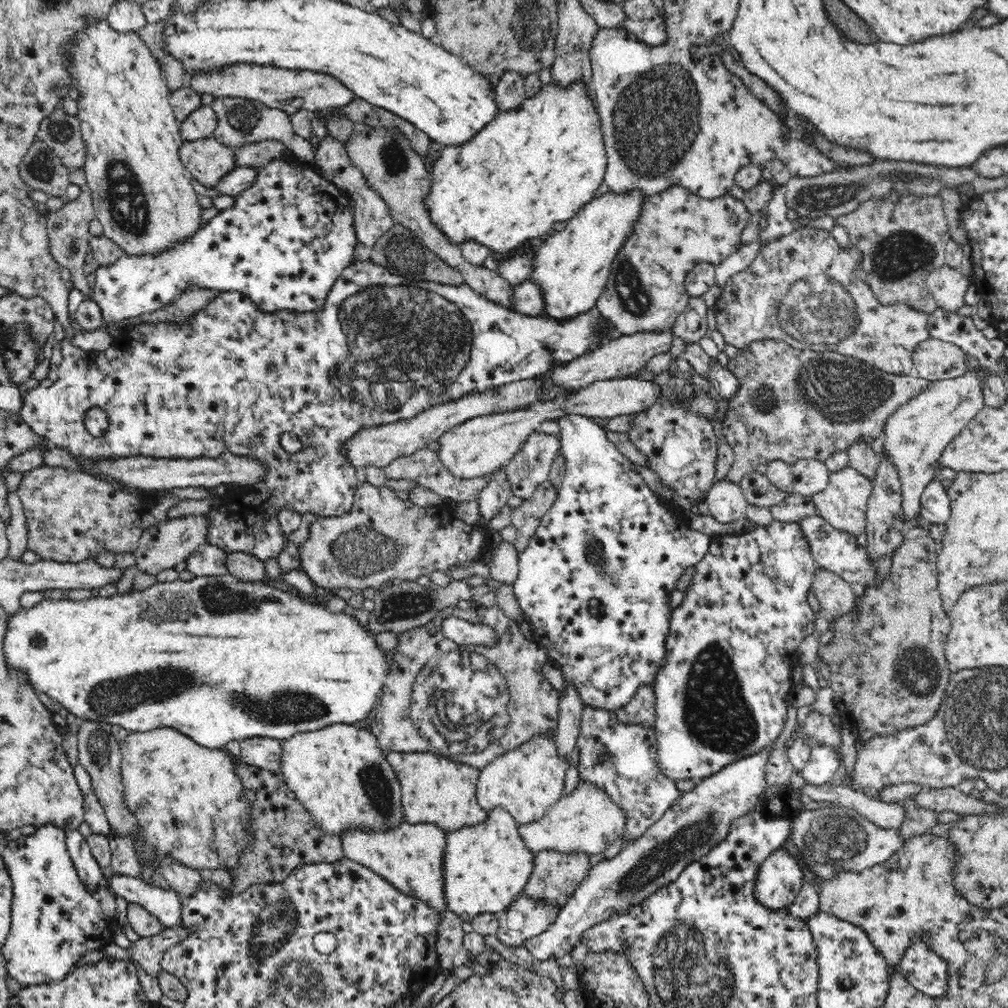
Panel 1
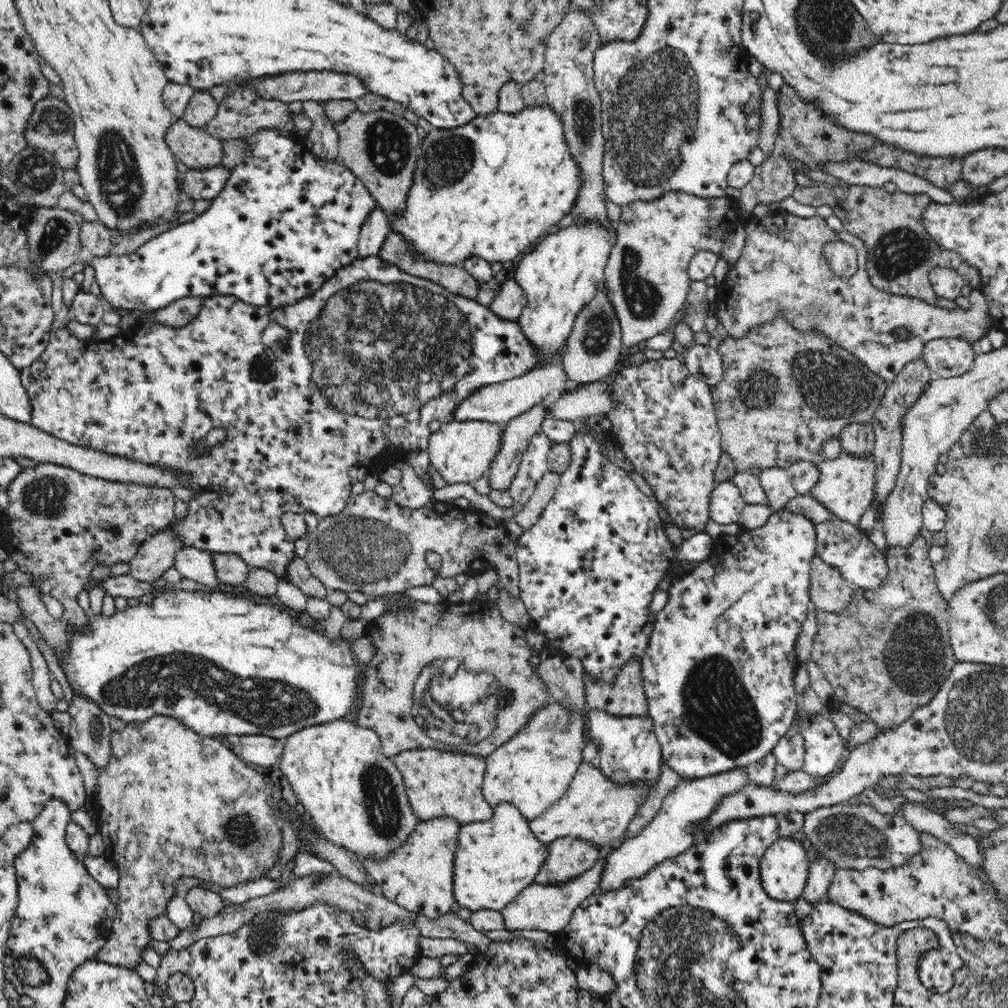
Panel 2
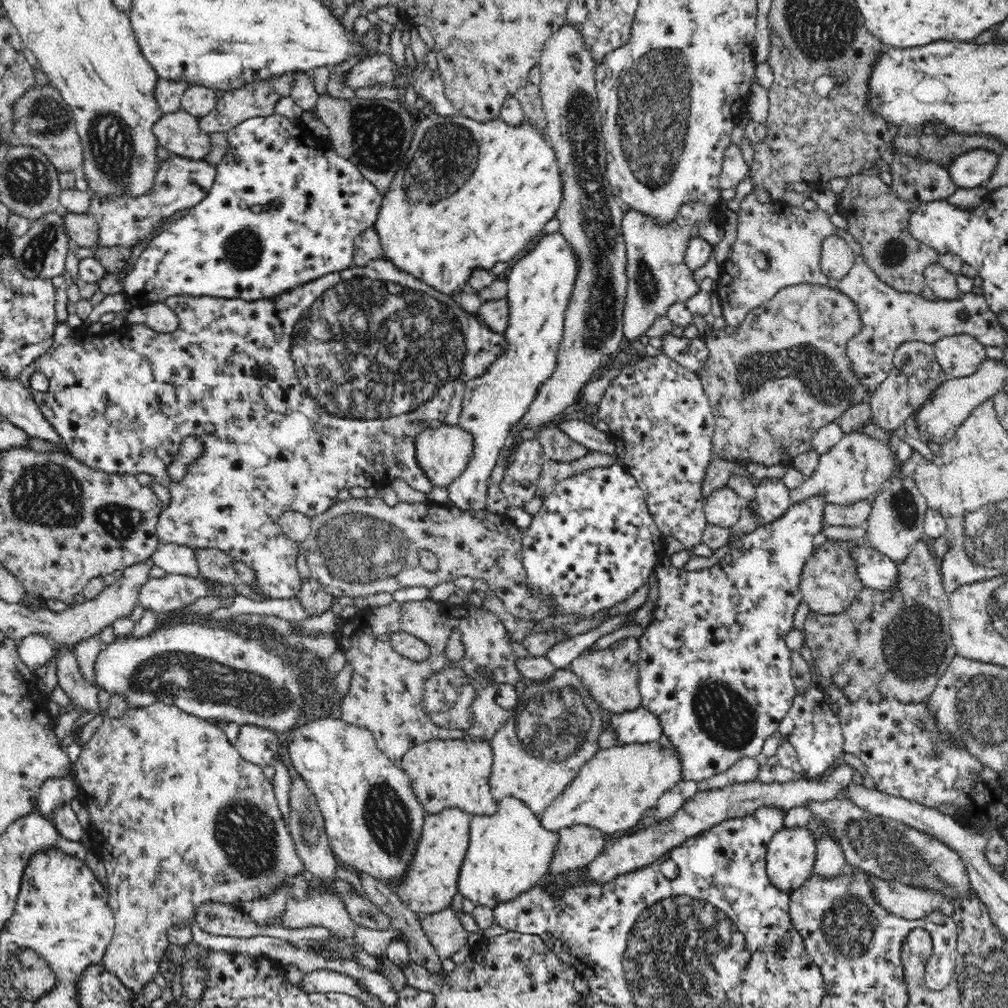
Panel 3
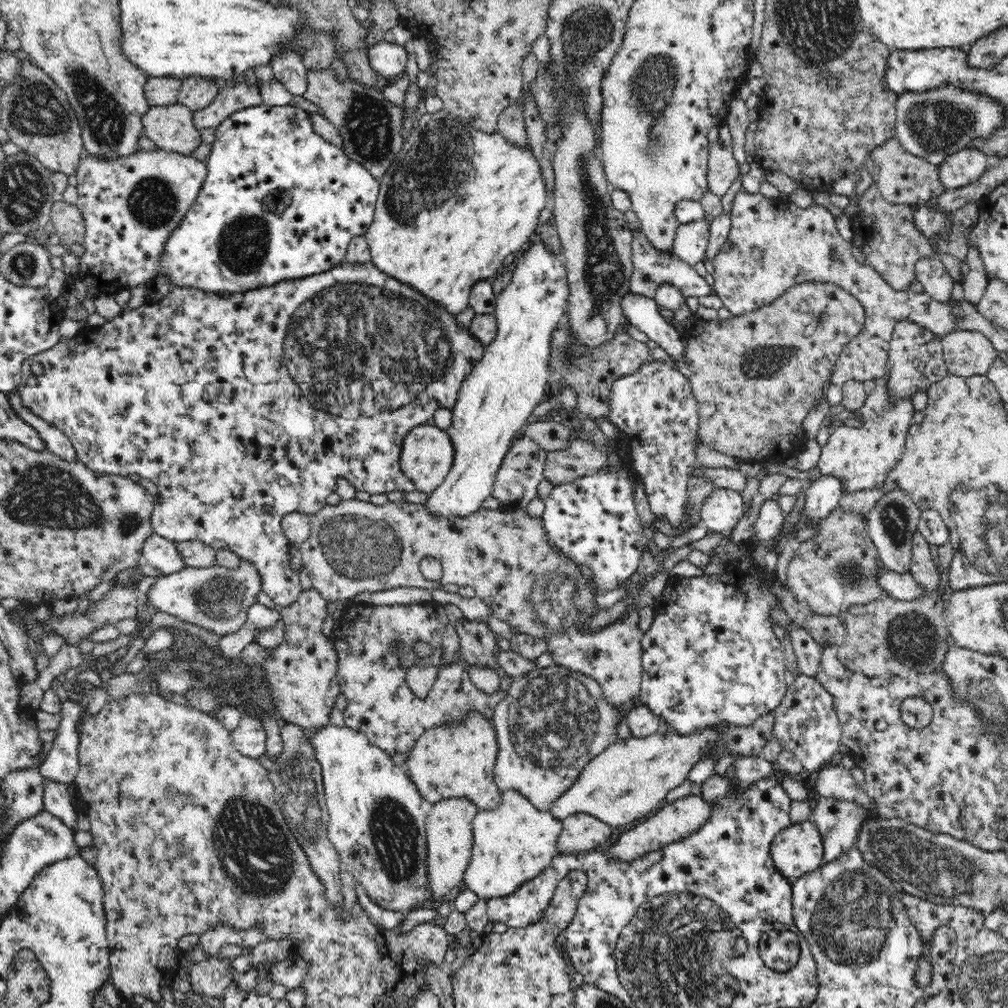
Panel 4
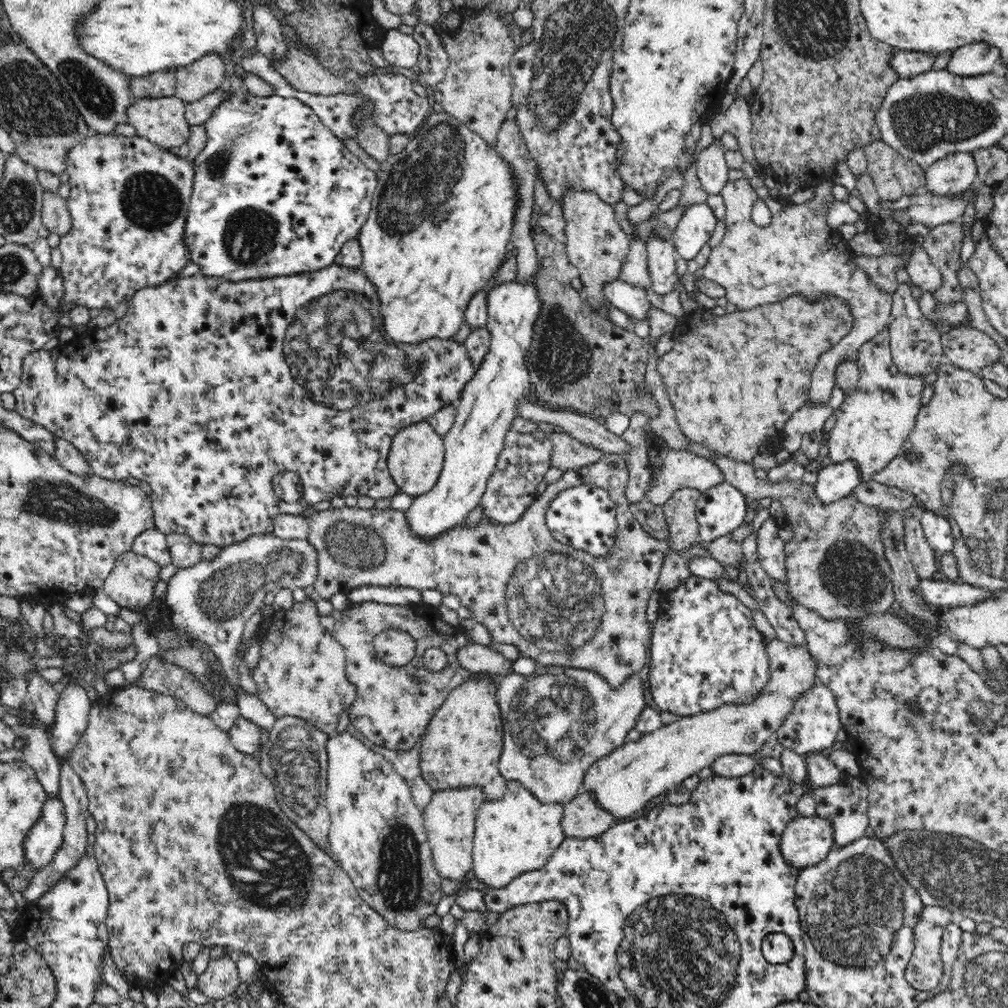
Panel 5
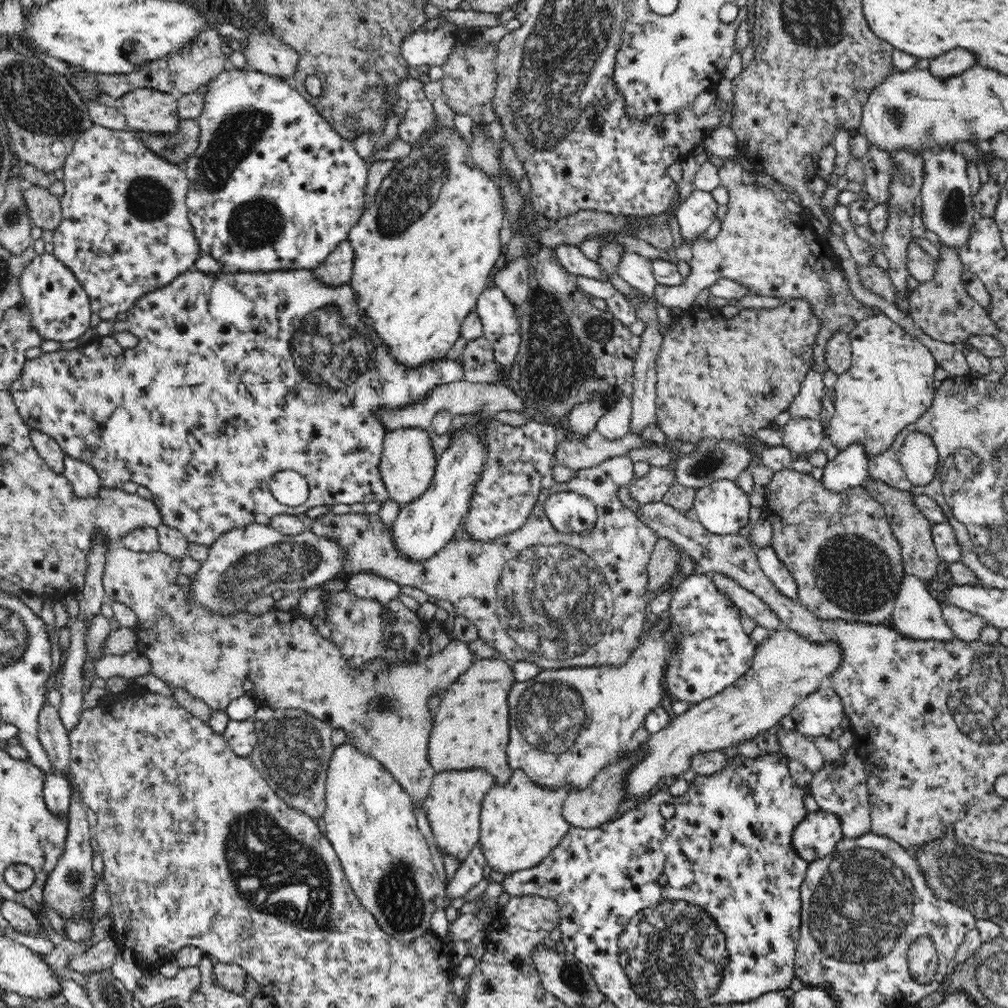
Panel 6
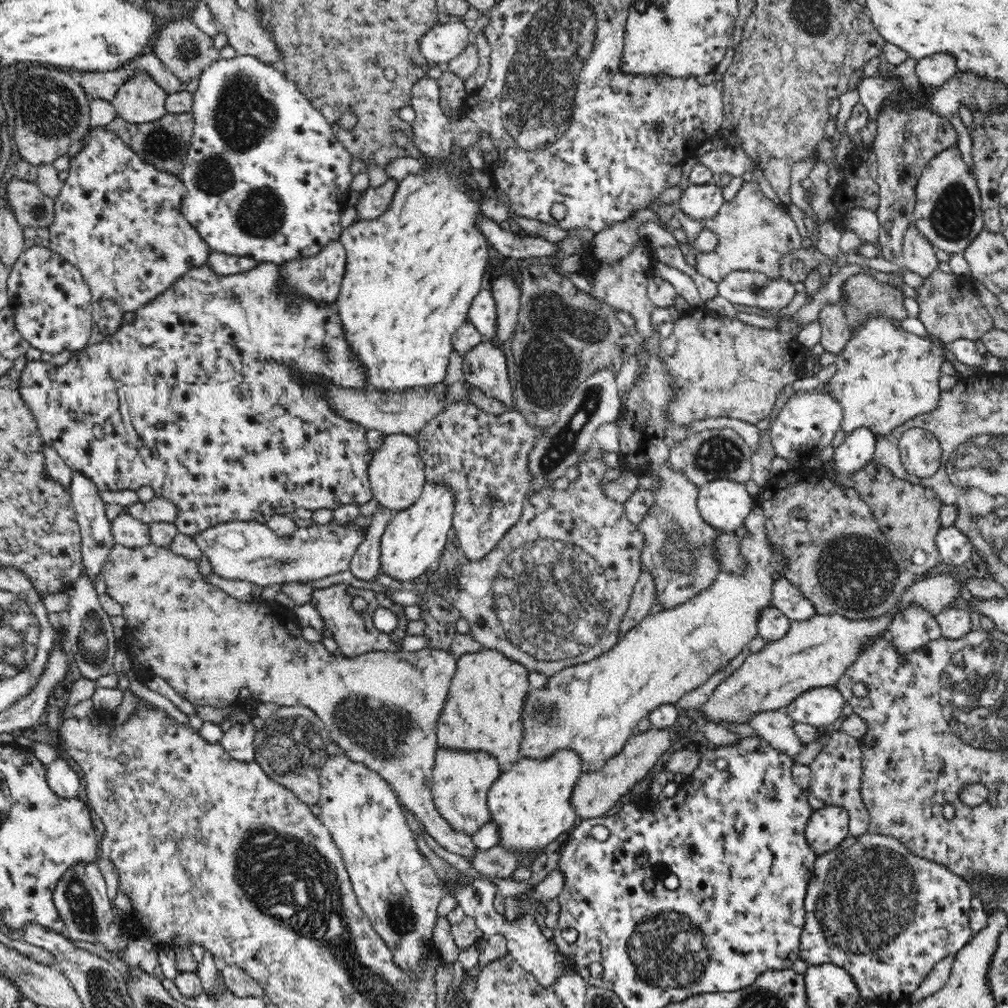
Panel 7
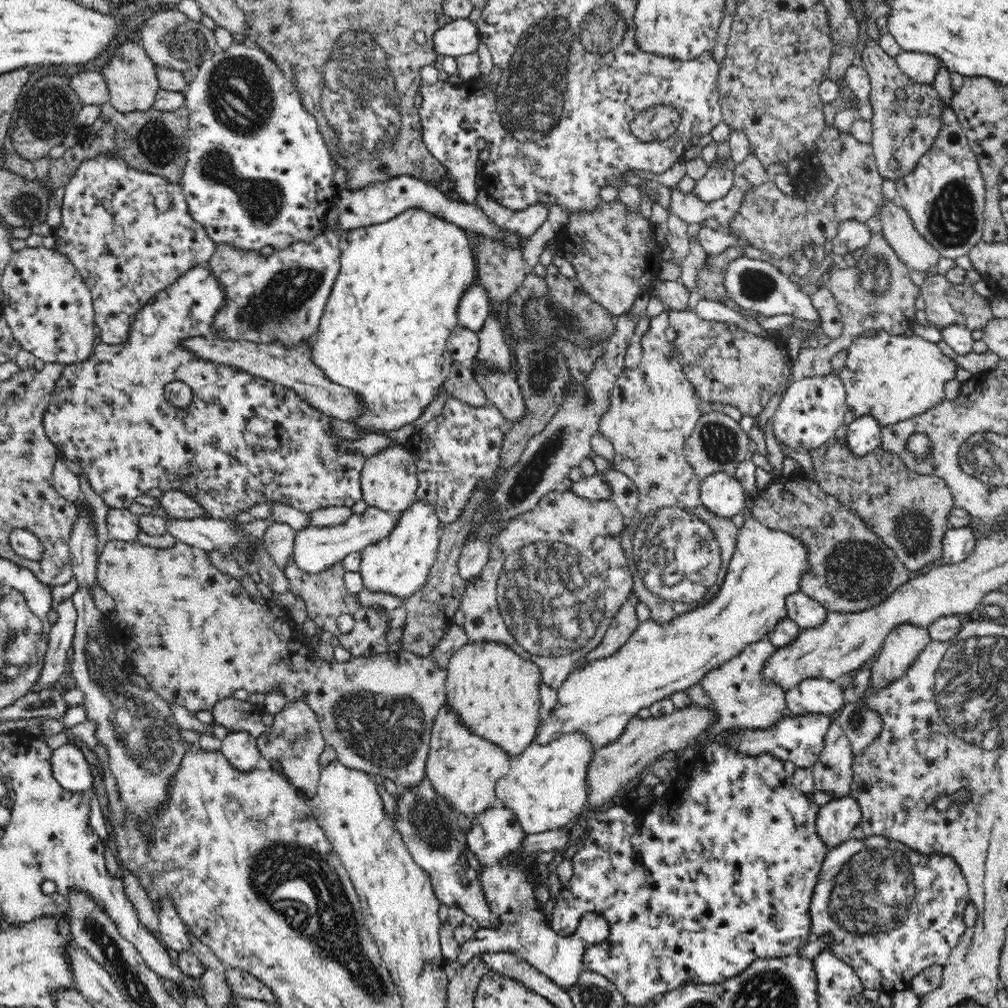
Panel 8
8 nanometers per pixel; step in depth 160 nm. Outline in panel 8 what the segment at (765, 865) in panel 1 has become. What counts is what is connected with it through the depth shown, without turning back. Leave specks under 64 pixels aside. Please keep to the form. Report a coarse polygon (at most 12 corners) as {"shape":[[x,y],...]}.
{"shape":[[851,795],[820,806],[816,832],[833,848],[852,838],[861,818]]}

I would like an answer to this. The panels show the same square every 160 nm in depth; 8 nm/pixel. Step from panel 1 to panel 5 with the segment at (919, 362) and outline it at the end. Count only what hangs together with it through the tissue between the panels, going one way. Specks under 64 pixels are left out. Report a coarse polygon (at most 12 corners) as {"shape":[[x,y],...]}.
{"shape":[[970,326],[941,333],[945,361],[980,373],[1000,349]]}

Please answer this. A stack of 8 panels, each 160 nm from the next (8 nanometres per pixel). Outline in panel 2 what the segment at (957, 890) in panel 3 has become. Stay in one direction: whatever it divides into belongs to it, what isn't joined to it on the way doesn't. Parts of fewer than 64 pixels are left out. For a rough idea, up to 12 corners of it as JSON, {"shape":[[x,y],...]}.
{"shape":[[846,802],[804,813],[816,857],[892,868],[920,852],[901,814]]}

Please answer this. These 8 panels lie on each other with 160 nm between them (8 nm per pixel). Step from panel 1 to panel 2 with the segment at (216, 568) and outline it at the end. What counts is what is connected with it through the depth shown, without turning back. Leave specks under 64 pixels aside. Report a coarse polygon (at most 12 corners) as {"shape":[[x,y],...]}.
{"shape":[[182,548],[174,568],[205,587],[220,583],[213,554]]}

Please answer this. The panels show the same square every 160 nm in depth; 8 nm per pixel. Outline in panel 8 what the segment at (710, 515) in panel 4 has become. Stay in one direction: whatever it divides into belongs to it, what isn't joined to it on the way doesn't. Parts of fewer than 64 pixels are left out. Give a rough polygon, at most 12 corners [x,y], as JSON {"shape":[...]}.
{"shape":[[716,472],[701,482],[704,507],[723,519],[741,514],[749,494]]}

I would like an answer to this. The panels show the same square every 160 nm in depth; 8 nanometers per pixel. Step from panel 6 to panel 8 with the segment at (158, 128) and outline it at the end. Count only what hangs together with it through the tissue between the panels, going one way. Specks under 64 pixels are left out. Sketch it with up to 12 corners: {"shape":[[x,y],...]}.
{"shape":[[126,41],[102,75],[119,113],[154,108],[155,62]]}

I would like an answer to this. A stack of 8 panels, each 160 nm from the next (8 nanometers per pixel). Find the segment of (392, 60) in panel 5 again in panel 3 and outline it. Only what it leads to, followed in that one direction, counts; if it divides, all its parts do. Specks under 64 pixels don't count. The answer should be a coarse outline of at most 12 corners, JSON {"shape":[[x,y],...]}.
{"shape":[[366,57],[341,79],[350,89],[392,84],[395,62]]}

